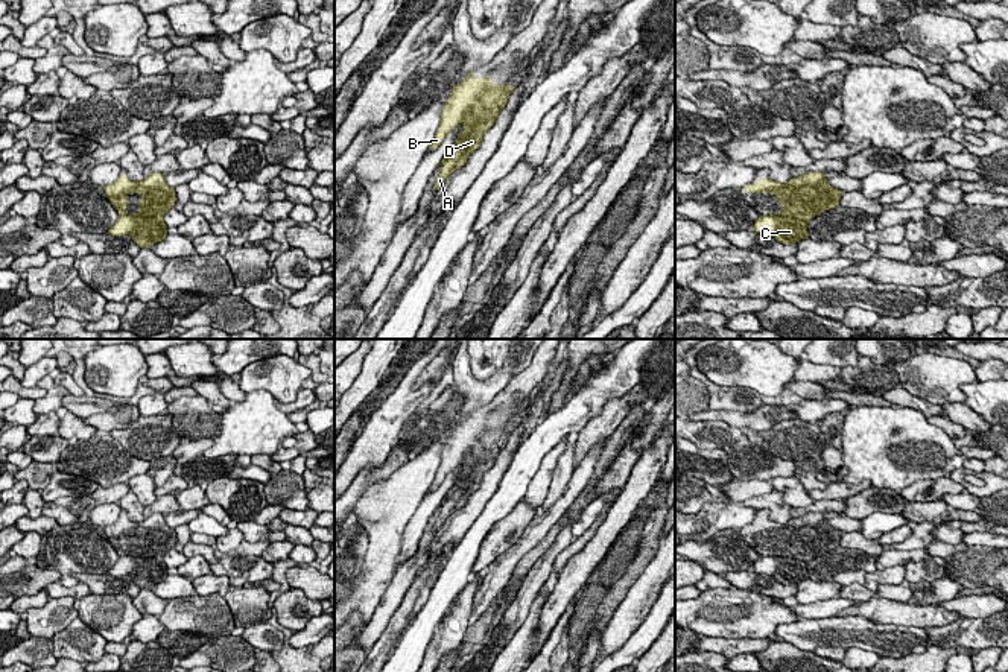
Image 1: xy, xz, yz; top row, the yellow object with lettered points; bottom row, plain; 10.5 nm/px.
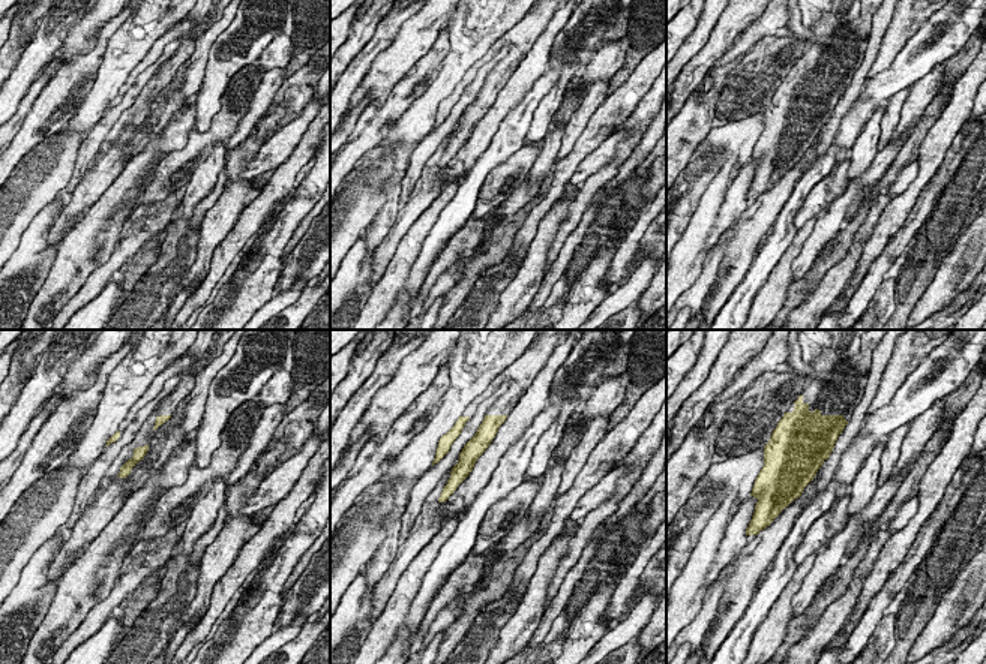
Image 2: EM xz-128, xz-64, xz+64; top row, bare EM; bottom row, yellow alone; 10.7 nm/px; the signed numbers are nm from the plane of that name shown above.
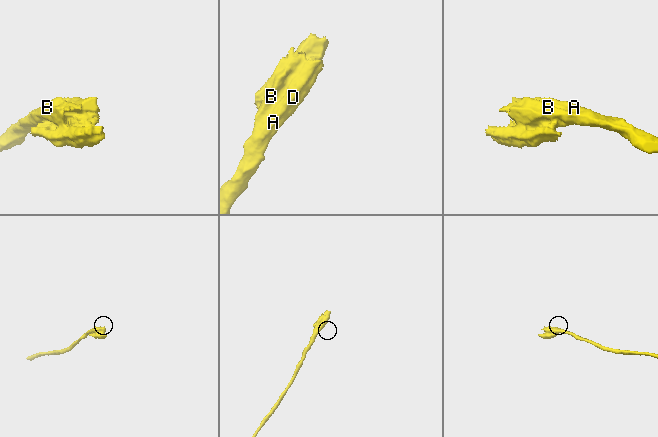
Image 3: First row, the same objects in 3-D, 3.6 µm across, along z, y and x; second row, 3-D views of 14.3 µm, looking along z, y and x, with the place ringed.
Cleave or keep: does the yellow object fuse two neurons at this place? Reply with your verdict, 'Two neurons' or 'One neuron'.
One neuron

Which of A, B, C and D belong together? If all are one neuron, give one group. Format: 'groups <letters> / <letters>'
groups A B C D

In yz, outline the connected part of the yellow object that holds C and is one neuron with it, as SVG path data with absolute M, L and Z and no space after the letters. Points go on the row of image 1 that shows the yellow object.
M812 170L785 184L769 178L757 179L756 184L748 184L740 192L775 195L780 213L760 216L753 225L753 233L765 233L783 245L795 245L801 239L809 239L807 222L839 205L844 193L833 189L824 173Z

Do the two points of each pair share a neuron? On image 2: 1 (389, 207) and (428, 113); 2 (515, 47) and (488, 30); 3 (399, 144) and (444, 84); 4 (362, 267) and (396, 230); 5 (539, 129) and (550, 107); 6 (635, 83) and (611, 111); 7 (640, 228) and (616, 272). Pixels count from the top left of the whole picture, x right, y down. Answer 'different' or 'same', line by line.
1: same
2: different
3: same
4: different
5: same
6: same
7: same

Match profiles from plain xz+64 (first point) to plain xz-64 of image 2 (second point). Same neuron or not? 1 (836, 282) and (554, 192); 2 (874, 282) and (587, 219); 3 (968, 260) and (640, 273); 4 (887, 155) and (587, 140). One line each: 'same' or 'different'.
1: same
2: different
3: different
4: different

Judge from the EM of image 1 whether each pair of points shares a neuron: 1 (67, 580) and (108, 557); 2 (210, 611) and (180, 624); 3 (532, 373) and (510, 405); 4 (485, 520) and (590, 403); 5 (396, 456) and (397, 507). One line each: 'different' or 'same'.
1: same
2: same
3: same
4: same
5: different

